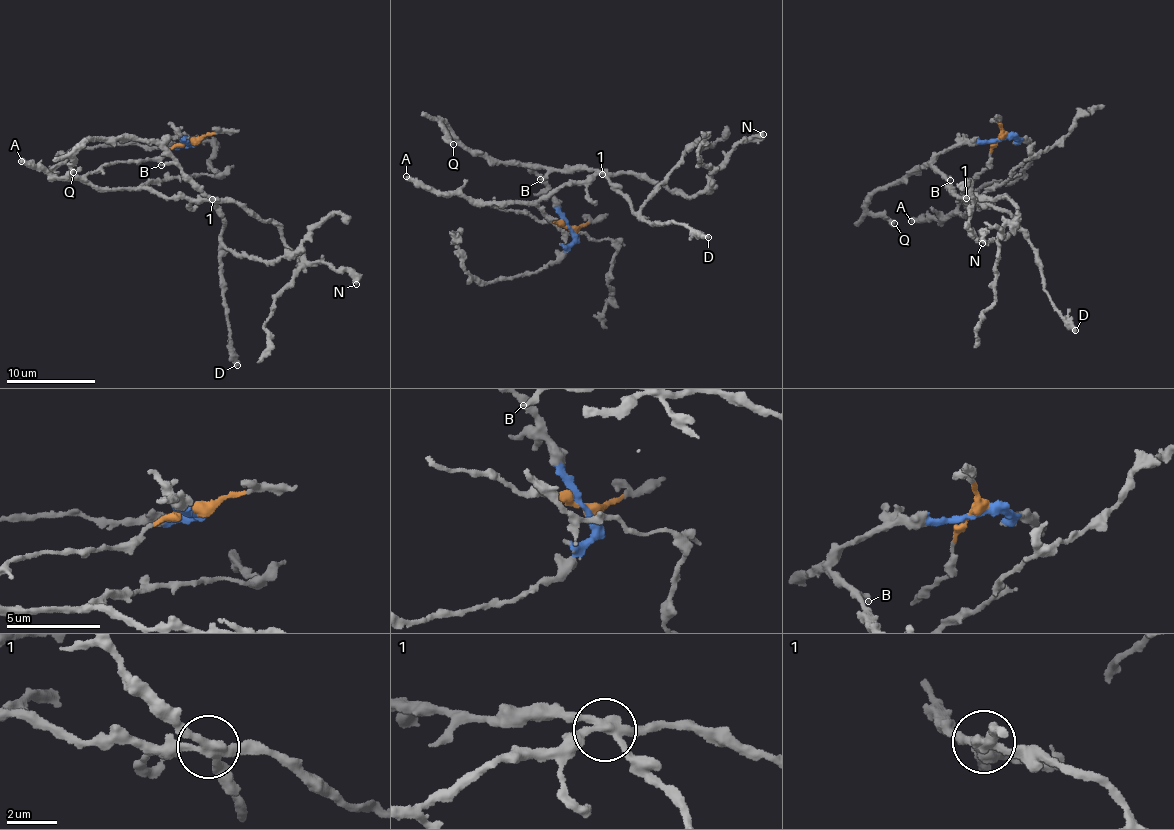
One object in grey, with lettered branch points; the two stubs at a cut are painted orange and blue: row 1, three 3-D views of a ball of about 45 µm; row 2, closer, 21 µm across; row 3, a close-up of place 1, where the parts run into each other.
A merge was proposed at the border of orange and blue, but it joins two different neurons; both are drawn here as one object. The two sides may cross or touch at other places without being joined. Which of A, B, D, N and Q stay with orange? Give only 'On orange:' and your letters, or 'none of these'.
On orange: A, N

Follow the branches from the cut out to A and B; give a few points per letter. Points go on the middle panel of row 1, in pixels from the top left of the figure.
A: (571, 229), (417, 186), (406, 177)
B: (571, 229), (533, 167), (538, 165), (547, 171), (539, 180)

